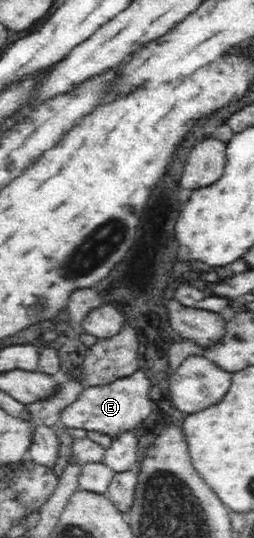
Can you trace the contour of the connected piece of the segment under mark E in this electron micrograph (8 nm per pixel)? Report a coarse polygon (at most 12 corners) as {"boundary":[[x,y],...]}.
{"boundary":[[145,371],[85,388],[67,427],[110,438],[151,413]]}

